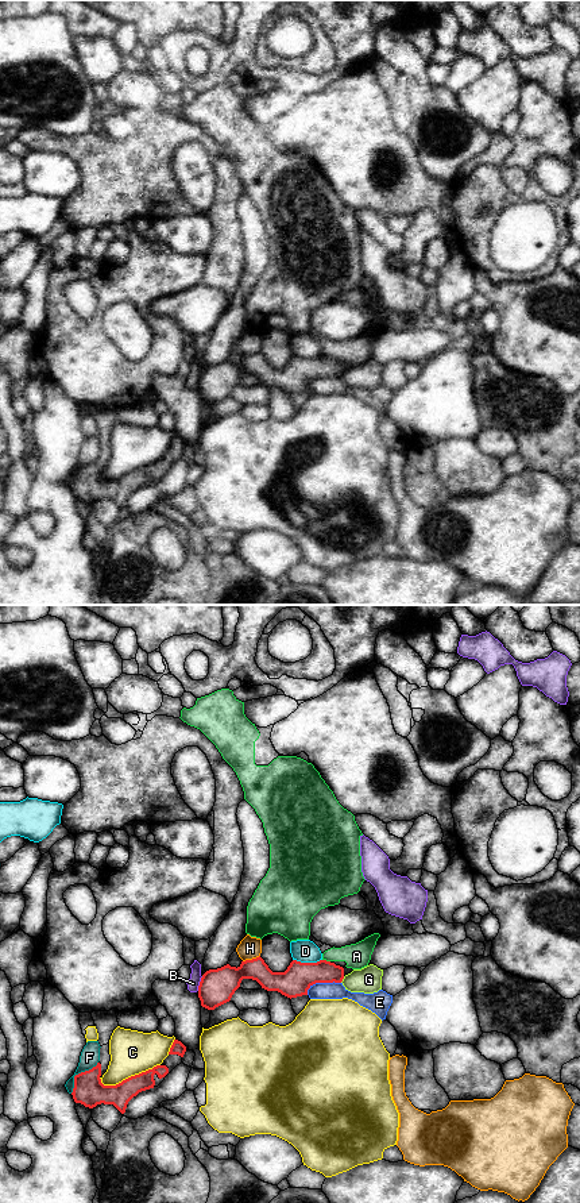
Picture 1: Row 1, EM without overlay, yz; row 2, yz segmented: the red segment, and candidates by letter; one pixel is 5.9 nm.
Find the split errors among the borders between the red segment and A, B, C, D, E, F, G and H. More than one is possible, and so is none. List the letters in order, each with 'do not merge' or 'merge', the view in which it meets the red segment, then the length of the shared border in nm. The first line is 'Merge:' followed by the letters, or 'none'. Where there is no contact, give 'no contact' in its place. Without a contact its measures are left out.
Merge: G
A: do not merge; meets red in yz; contact 50 nm long
B: do not merge; meets red in yz; contact 90 nm long
C: do not merge; meets red in yz; contact 380 nm long
D: do not merge; meets red in yz; contact 180 nm long
E: do not merge; meets red in yz; contact 220 nm long
F: do not merge; meets red in yz; contact 260 nm long
G: merge; meets red in yz; contact 50 nm long
H: do not merge; meets red in yz; contact 110 nm long

